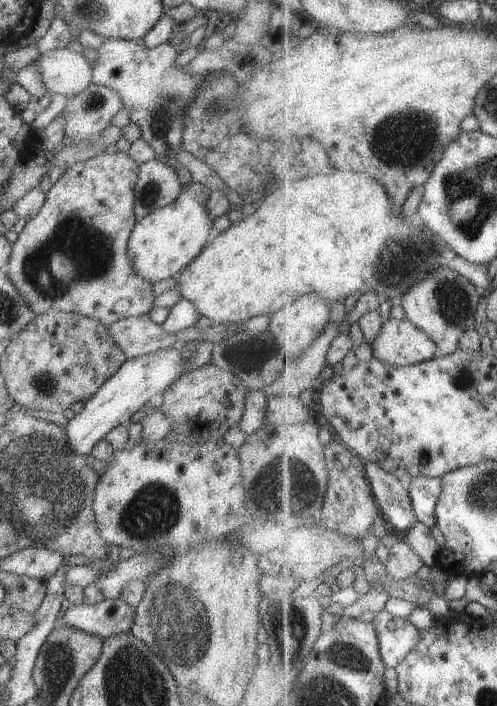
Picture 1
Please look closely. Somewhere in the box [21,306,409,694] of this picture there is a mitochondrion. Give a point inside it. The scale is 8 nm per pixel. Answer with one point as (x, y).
(182, 625)

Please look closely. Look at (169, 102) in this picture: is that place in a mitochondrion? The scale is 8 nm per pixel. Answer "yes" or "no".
yes

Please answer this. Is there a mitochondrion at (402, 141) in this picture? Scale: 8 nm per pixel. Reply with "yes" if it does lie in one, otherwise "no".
yes

